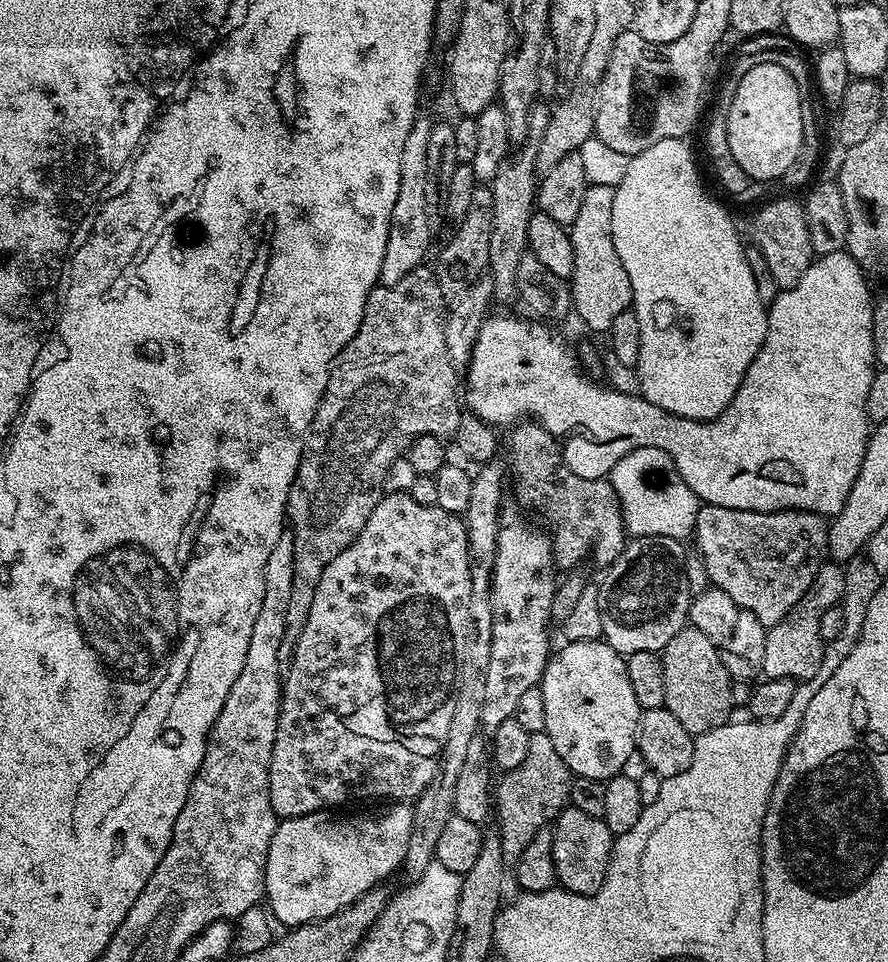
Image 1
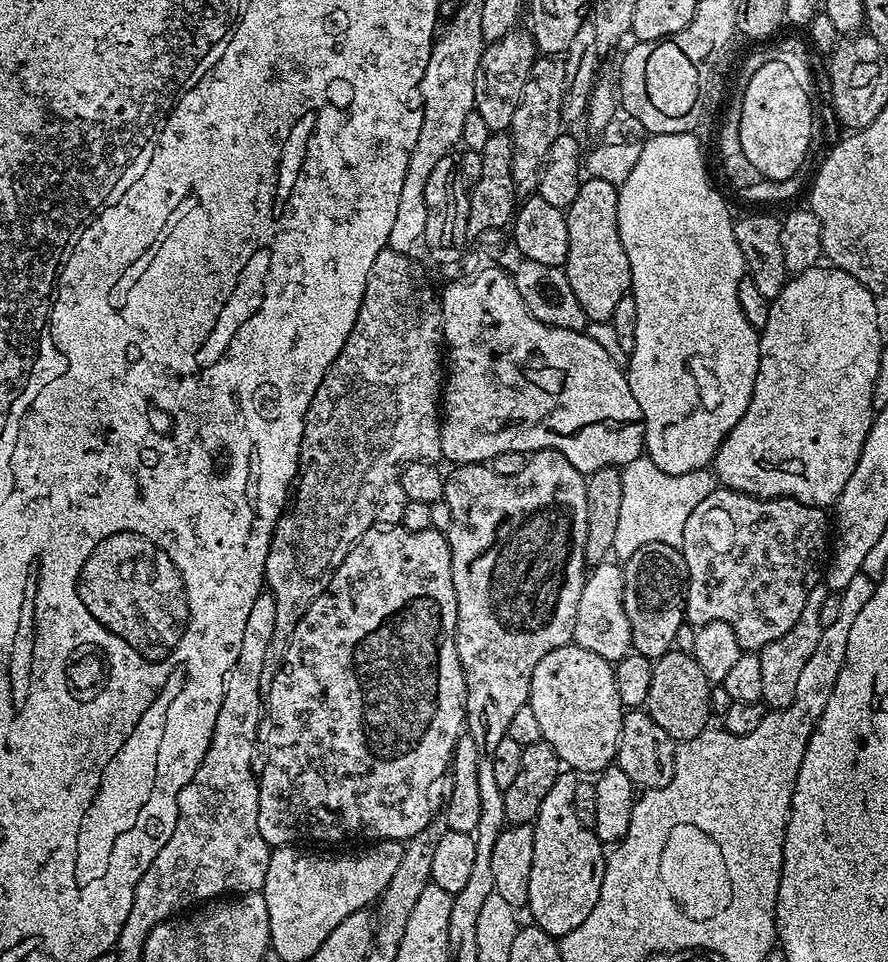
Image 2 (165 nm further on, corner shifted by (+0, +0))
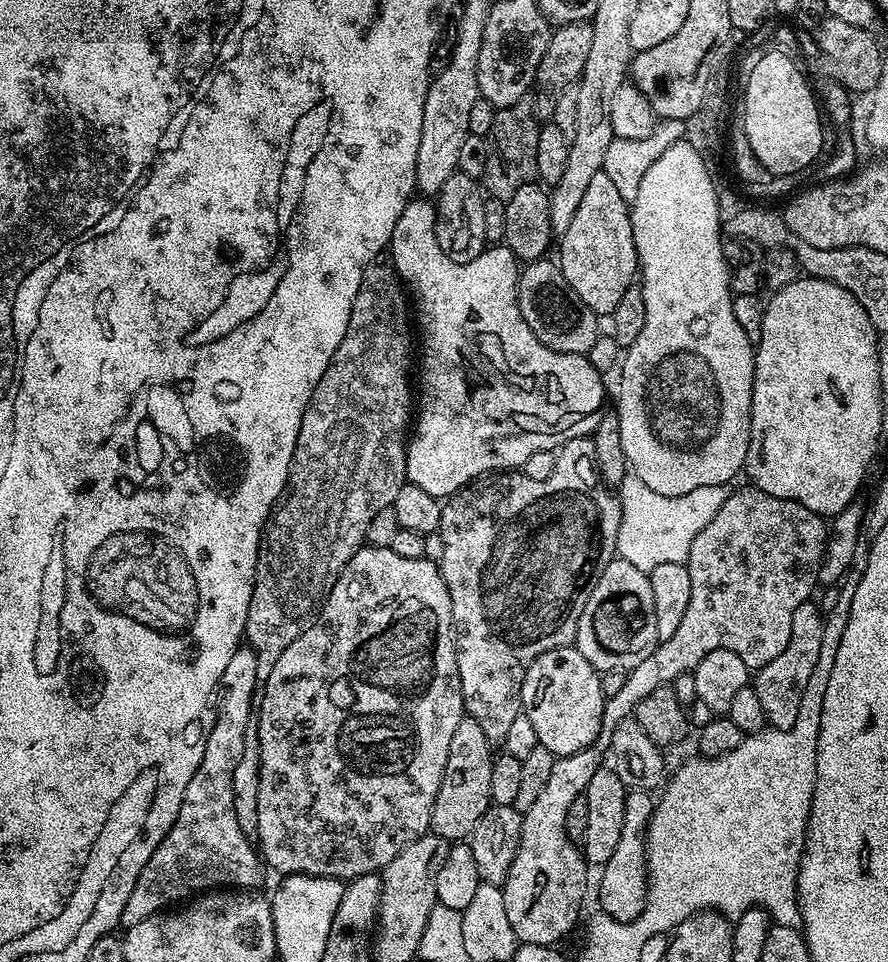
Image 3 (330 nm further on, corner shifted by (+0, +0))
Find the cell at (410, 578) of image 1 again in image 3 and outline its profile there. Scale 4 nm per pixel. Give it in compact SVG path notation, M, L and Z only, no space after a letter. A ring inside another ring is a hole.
M362 546L352 555L350 562L346 562L338 582L334 582L314 619L302 634L298 634L298 638L294 638L294 642L290 642L290 646L286 646L286 650L282 650L278 662L267 669L265 676L268 677L262 680L258 715L254 720L260 747L260 777L256 799L258 830L255 839L260 840L258 851L265 865L284 876L325 876L345 882L358 876L370 876L394 862L394 858L398 858L398 854L402 854L410 842L419 836L429 835L430 814L434 810L438 786L442 782L446 754L450 754L450 738L458 722L466 715L458 678L450 594L446 590L439 563L428 559L402 558L400 554L394 554L390 546L368 547Z

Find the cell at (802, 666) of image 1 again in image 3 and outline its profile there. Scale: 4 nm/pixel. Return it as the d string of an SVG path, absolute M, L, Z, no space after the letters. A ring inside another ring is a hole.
M815 603L798 606L798 610L794 610L794 619L790 621L790 642L786 642L786 650L782 650L774 662L766 662L766 666L755 673L756 694L765 711L767 723L773 728L790 730L790 726L798 722L798 706L802 706L802 694L810 683L810 674L814 674L814 666L818 666L825 619L825 613Z

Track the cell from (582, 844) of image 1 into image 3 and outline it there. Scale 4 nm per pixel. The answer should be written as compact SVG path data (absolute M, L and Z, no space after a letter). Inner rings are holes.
M755 486L736 488L710 518L706 530L694 538L688 555L690 603L678 630L657 644L650 658L625 675L621 688L607 697L598 738L574 754L556 757L550 779L534 806L523 812L522 834L510 874L503 884L506 915L520 944L556 946L571 930L584 904L590 865L566 834L566 813L574 798L583 796L594 770L607 757L612 731L635 713L638 702L654 690L672 686L679 675L695 672L710 650L734 650L749 670L774 662L790 642L794 610L809 603L818 588L820 567L830 535L825 517L793 500L774 498Z

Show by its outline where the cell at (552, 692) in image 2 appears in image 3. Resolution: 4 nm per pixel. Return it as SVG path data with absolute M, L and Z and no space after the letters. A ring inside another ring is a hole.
M574 646L555 648L544 652L526 670L526 678L522 682L520 706L522 715L530 718L534 726L534 734L538 734L540 747L550 750L555 757L574 754L586 746L590 746L598 738L602 726L602 710L605 695L600 685L601 673L597 672L586 658Z

